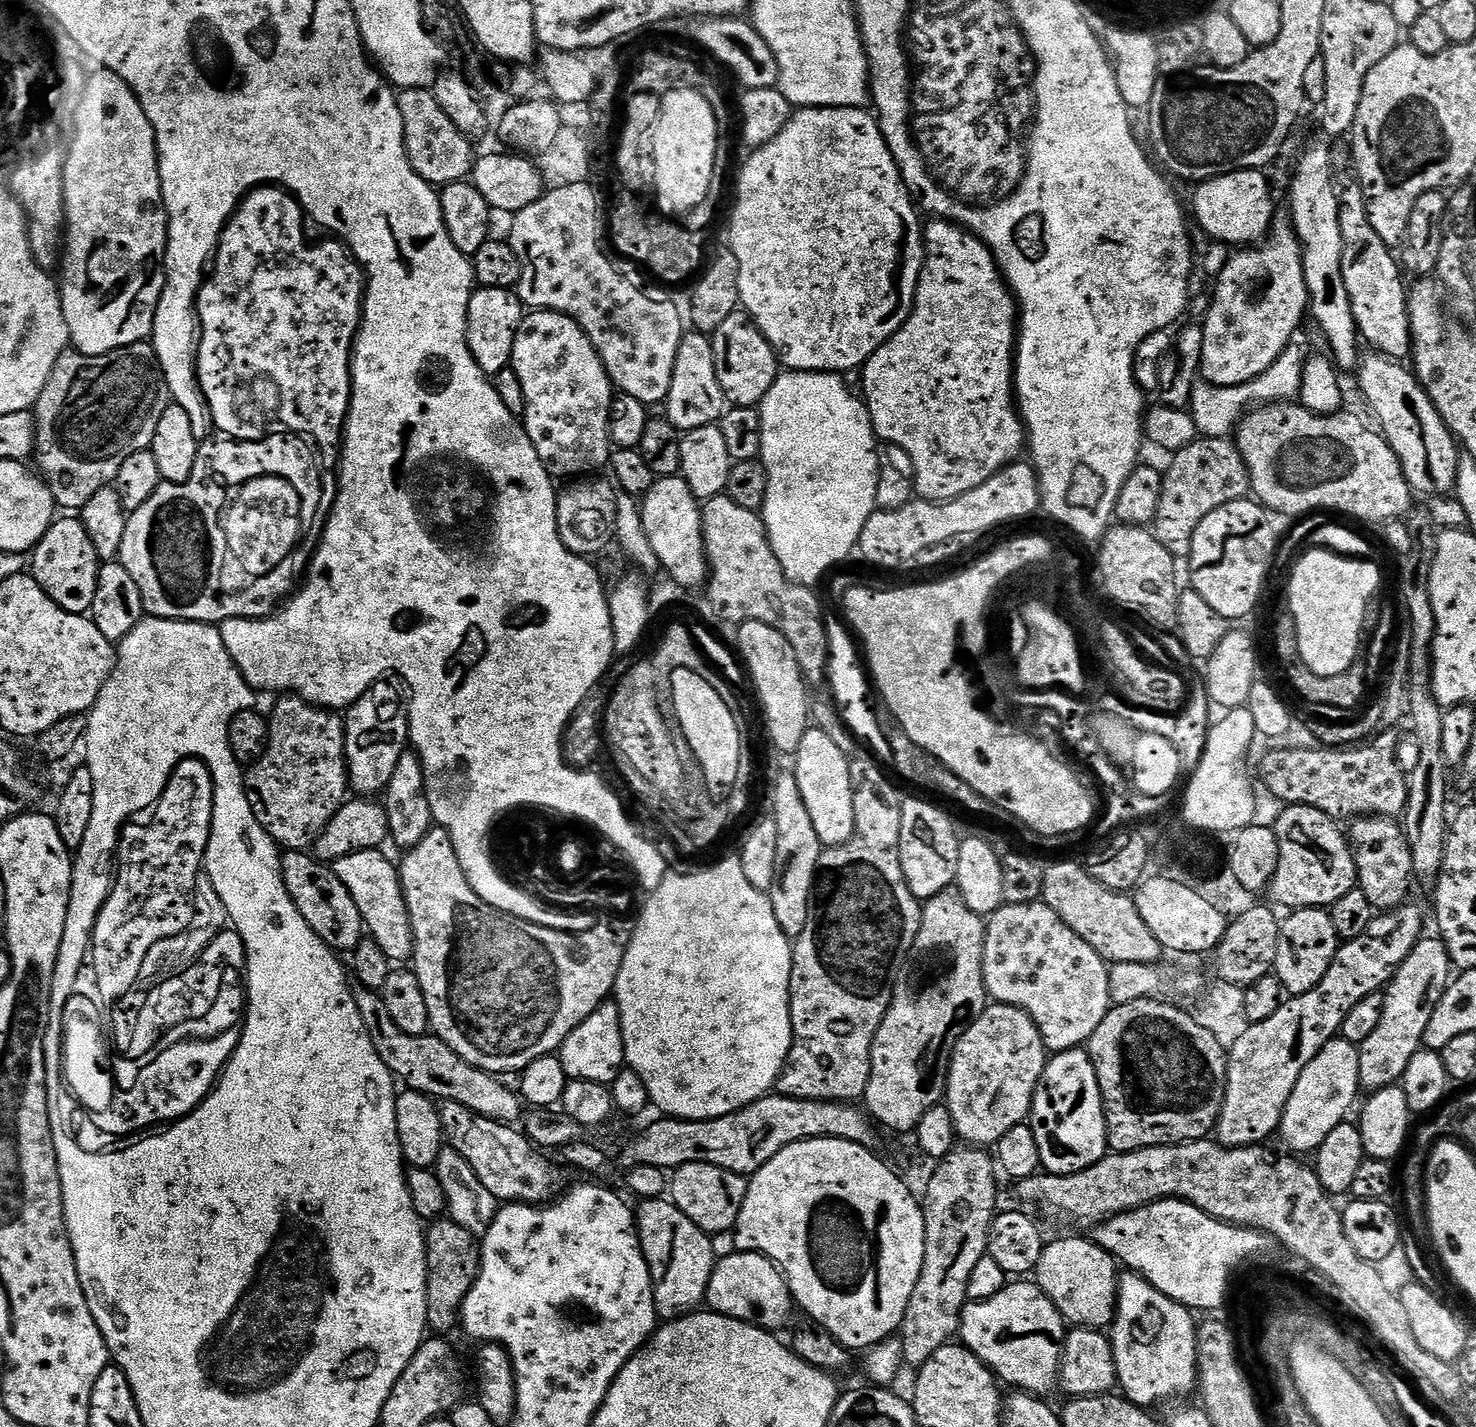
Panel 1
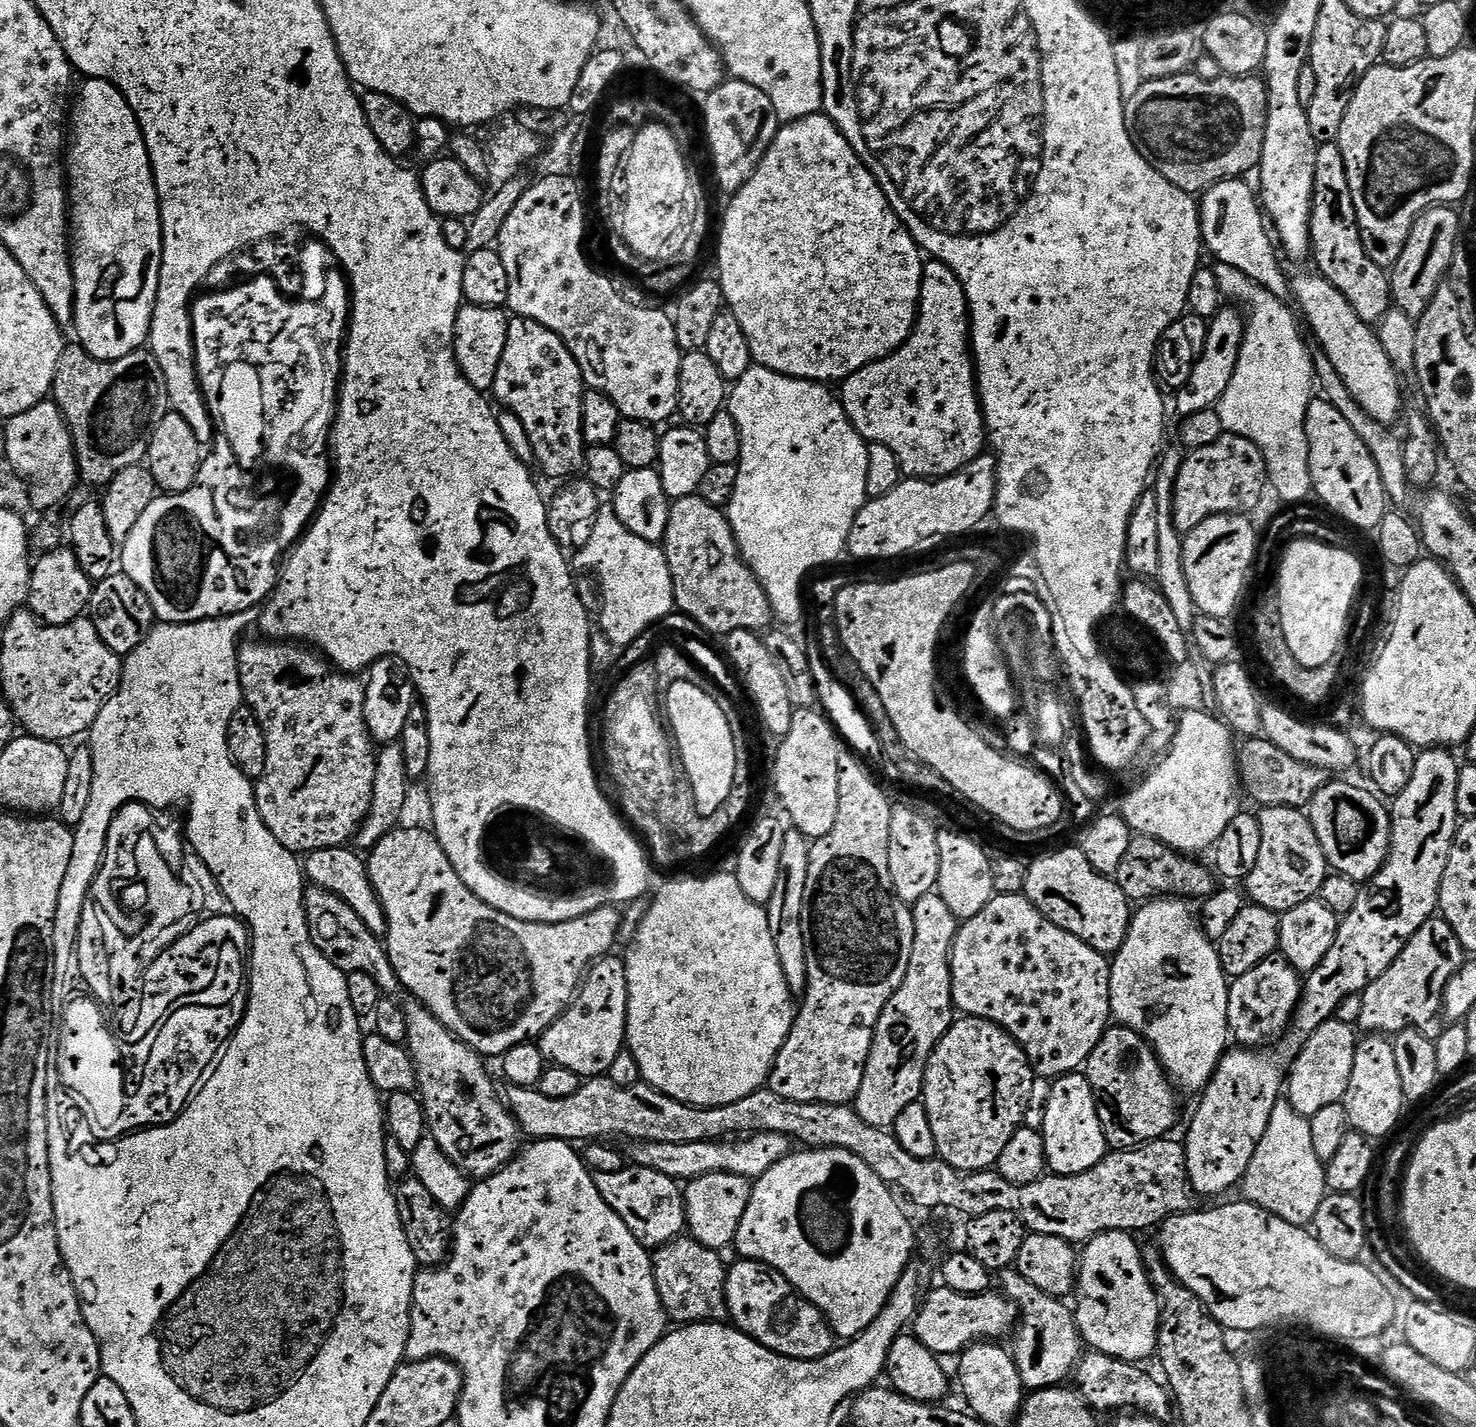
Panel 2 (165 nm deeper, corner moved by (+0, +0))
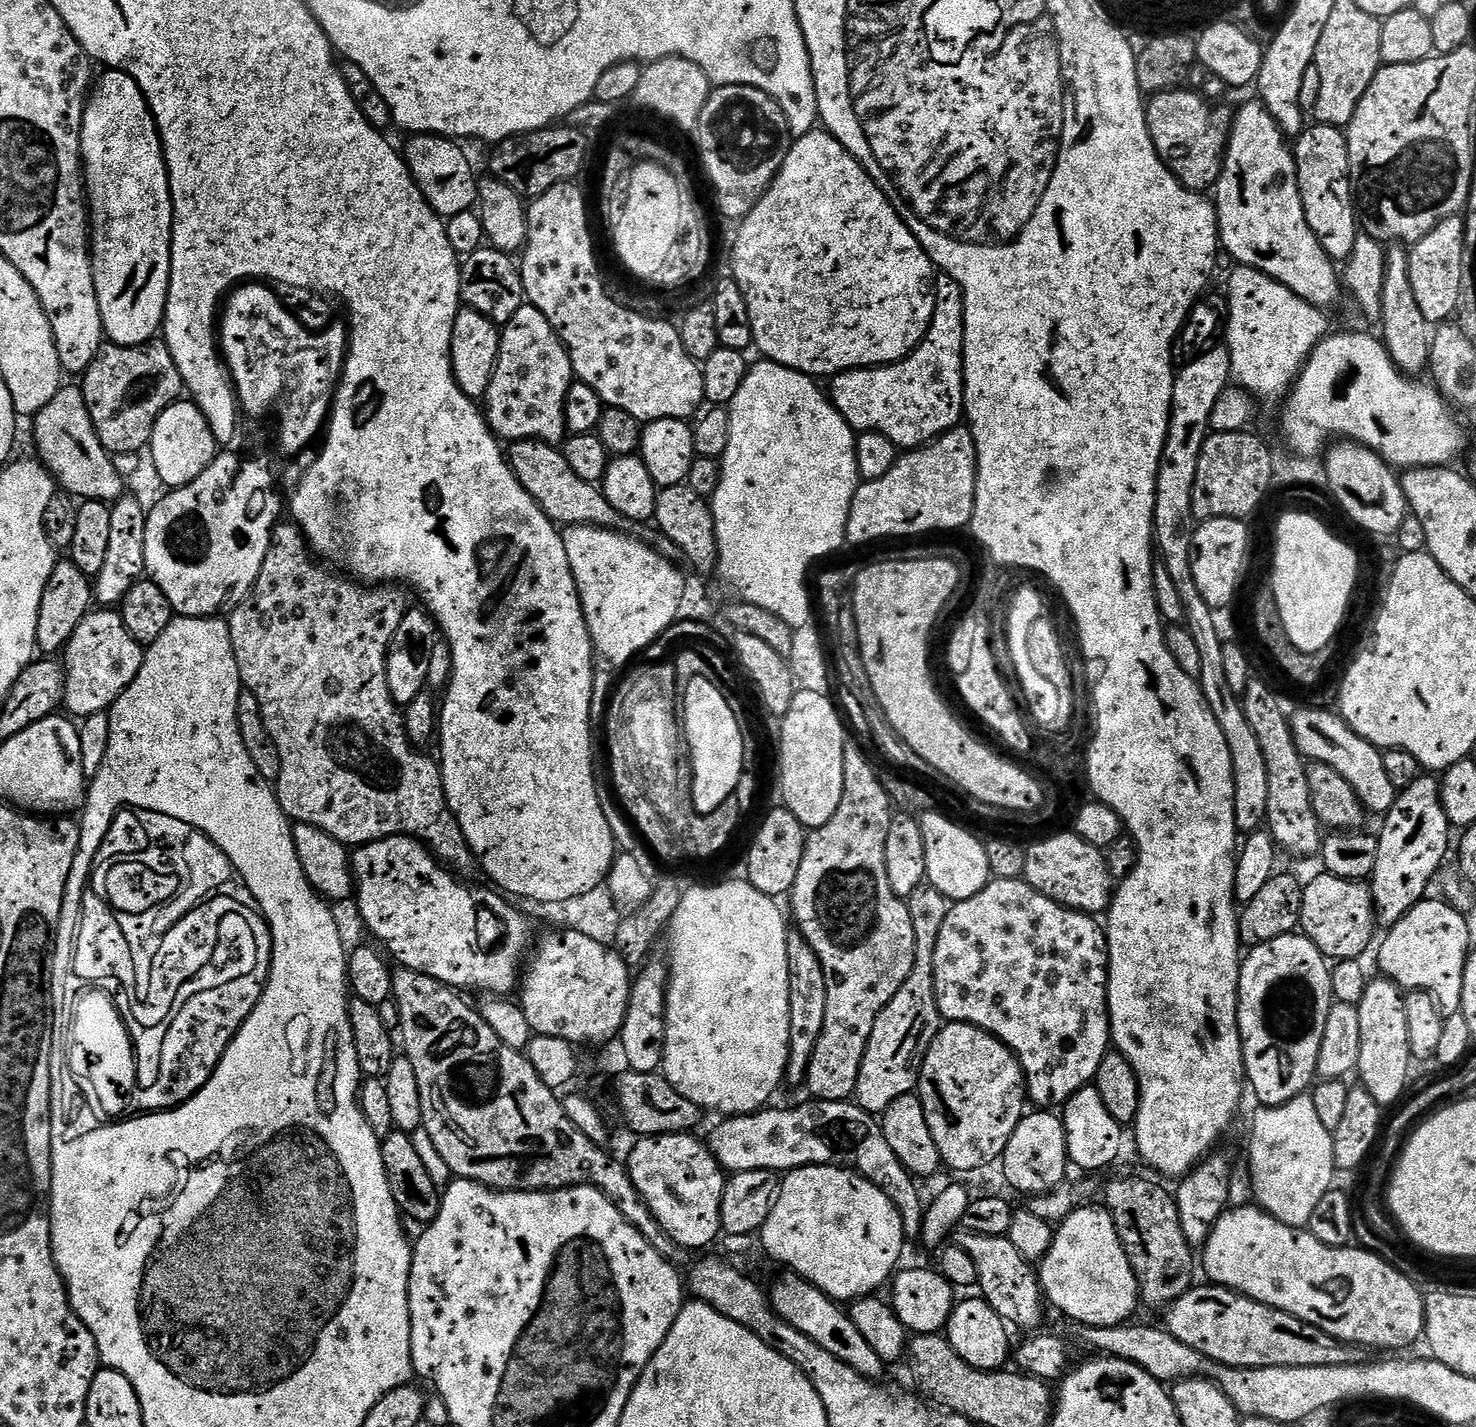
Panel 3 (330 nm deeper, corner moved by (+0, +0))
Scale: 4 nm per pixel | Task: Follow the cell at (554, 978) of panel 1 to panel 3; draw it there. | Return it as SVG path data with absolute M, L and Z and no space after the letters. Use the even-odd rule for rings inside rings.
M387 836L386 839L376 840L372 844L359 845L359 847L351 853L350 859L352 861L352 875L354 877L354 899L360 907L365 929L371 934L373 932L373 934L388 947L389 953L387 952L387 955L391 957L393 961L396 959L398 962L397 965L399 965L401 969L421 972L424 975L429 975L430 978L437 979L440 983L448 985L449 988L463 990L465 993L488 992L484 994L492 998L508 998L517 991L518 985L522 980L522 965L526 960L526 953L534 944L534 935L532 936L532 927L534 927L534 924L531 919L520 911L515 903L509 902L499 891L493 890L491 887L488 887L489 889L467 888L462 881L455 880L455 878L460 878L453 875L441 861L437 860L421 841L410 836Z

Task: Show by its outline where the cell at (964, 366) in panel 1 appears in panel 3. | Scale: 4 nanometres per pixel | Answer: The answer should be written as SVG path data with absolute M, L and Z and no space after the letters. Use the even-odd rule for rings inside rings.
M952 290L939 297L936 313L932 316L932 324L928 327L928 333L920 340L911 354L899 360L897 364L881 364L879 368L855 368L849 372L839 372L837 376L831 377L832 392L830 388L830 399L832 405L840 411L842 418L846 418L846 422L857 433L861 432L877 432L878 434L886 434L886 438L890 438L890 442L896 444L897 449L911 450L914 448L923 448L925 444L930 444L938 439L944 432L949 432L951 428L957 427L965 419L964 415L964 298L959 291Z

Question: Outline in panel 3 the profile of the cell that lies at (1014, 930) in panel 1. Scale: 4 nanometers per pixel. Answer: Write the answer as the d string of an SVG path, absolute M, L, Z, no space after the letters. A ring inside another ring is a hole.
M989 880L988 884L974 898L955 901L946 914L946 922L942 922L942 930L938 930L938 942L934 946L934 990L941 1017L954 1024L973 1024L997 1036L1016 1056L1020 1069L1024 1072L1026 1096L1032 1100L1037 1109L1056 1110L1067 1105L1072 1097L1079 1096L1084 1088L1095 1081L1098 1066L1102 1066L1102 1058L1110 1051L1110 1021L1108 1018L1108 933L1105 925L1100 924L1095 915L1078 912L1068 908L1056 900L1051 900L1036 888L1029 886L1027 880Z

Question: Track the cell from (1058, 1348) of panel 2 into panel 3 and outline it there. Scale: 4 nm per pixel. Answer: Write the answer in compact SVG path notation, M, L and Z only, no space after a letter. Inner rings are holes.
M961 1231L955 1237L954 1244L955 1247L966 1250L970 1258L974 1258L974 1266L978 1266L978 1292L983 1300L994 1306L996 1313L1013 1329L1039 1329L1036 1327L1043 1322L1044 1308L1046 1309L1044 1290L1040 1286L1037 1269L1029 1260L1022 1258L1022 1254L1018 1254L1014 1242L1010 1242L1007 1236L987 1236Z

